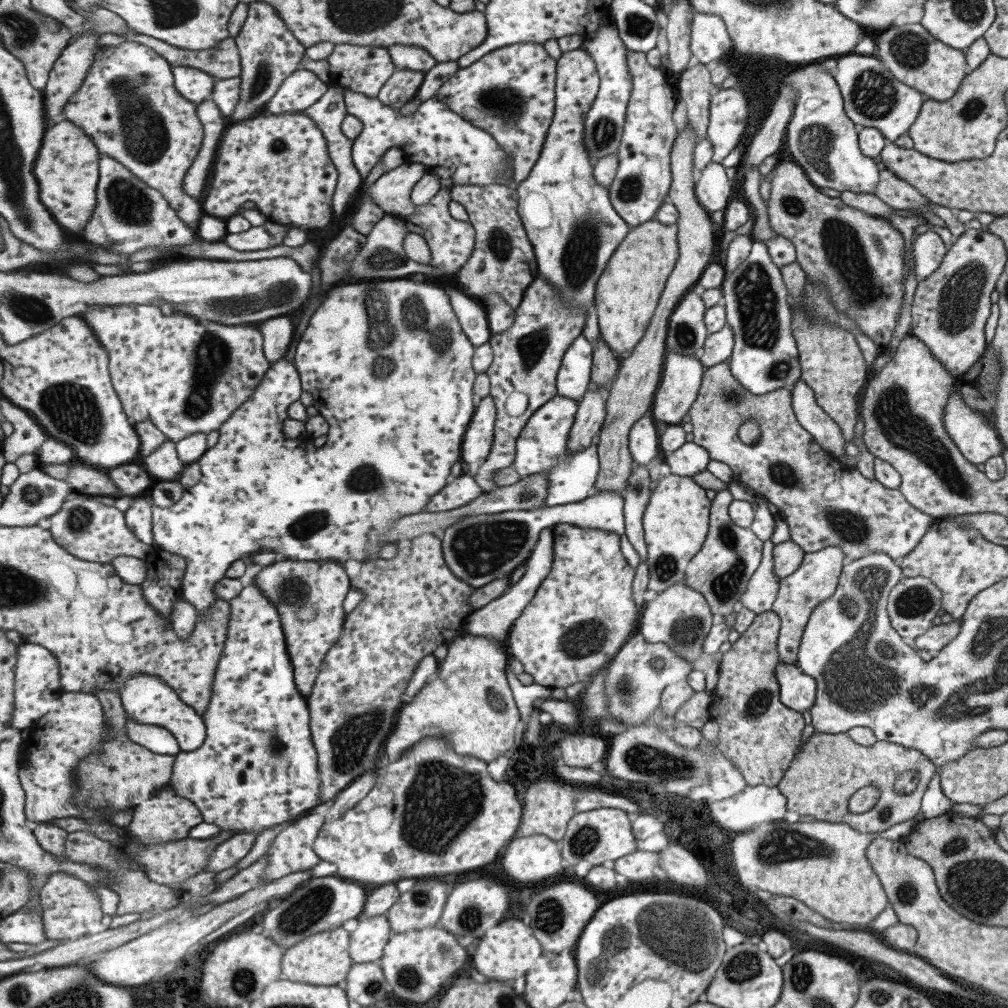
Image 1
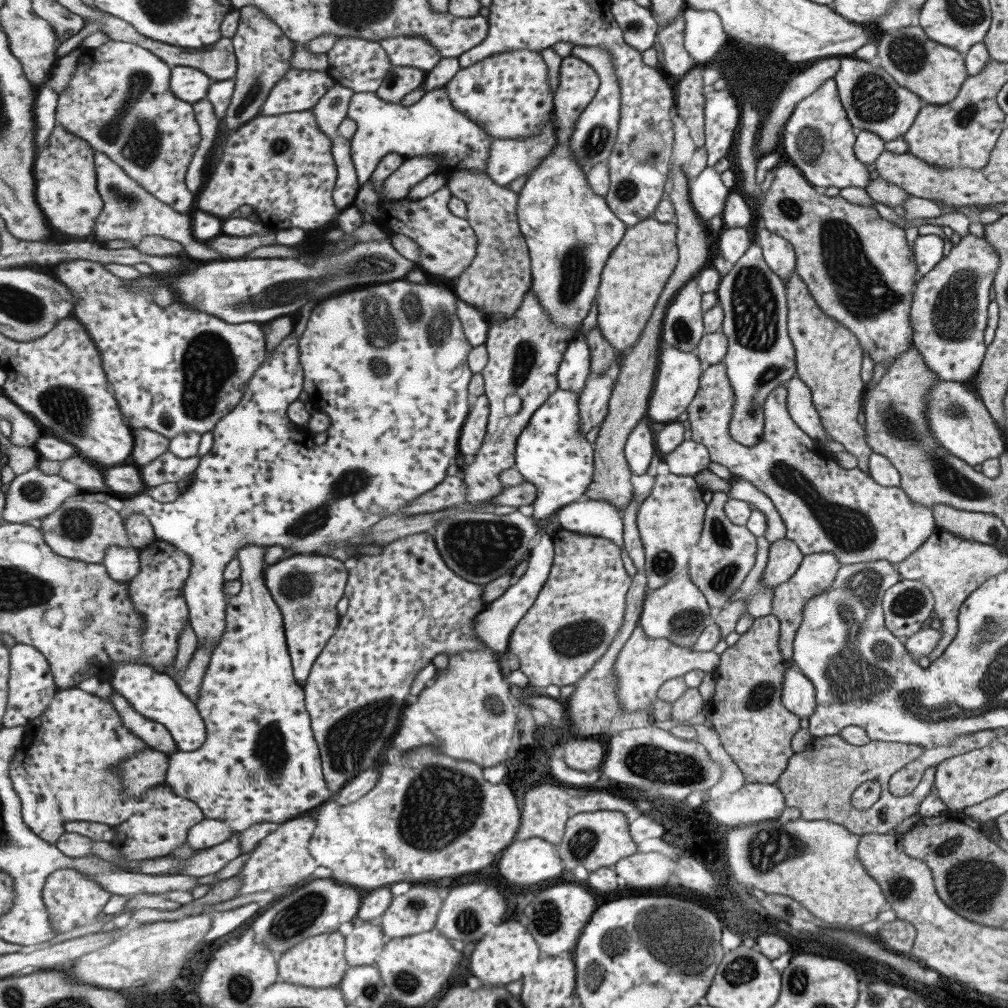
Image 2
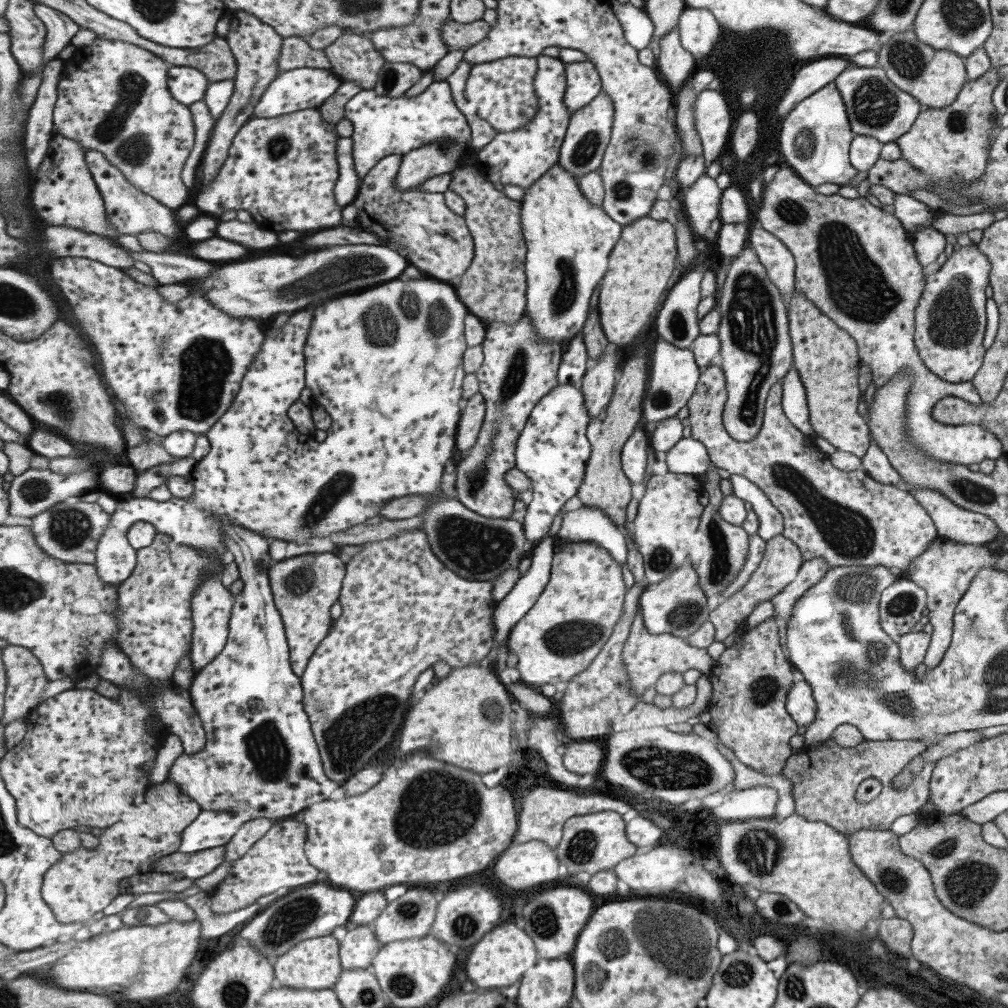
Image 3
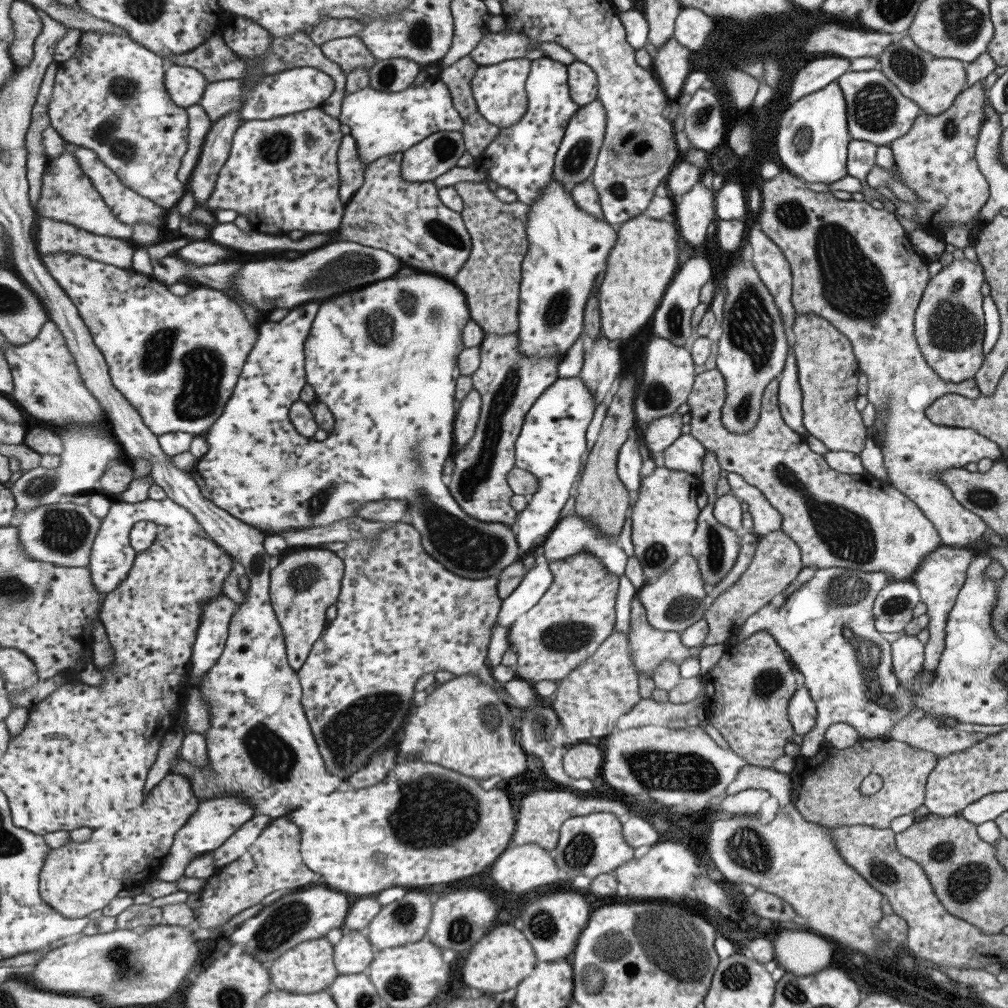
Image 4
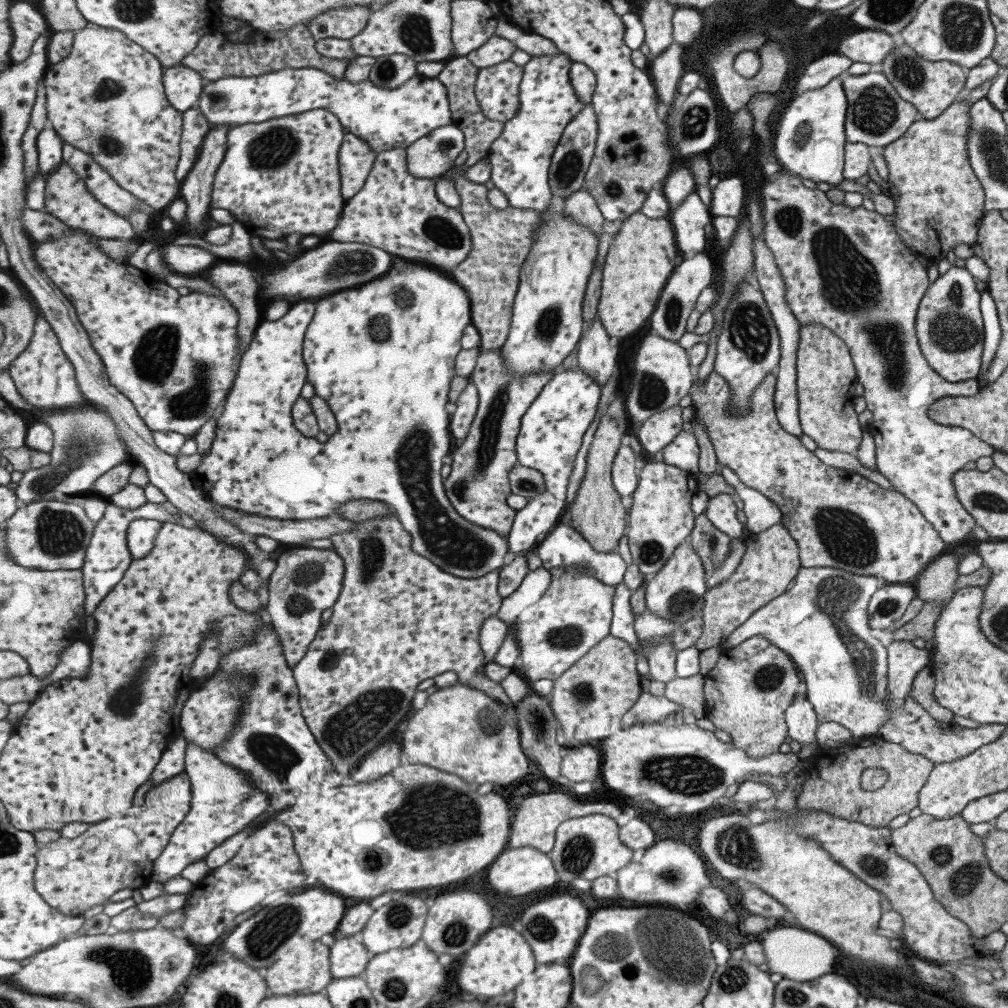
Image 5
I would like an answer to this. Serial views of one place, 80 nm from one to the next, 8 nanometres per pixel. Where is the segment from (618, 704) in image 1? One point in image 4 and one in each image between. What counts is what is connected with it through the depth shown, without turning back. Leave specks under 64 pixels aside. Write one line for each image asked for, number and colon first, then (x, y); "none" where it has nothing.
2: (644, 664)
3: (647, 657)
4: (649, 646)

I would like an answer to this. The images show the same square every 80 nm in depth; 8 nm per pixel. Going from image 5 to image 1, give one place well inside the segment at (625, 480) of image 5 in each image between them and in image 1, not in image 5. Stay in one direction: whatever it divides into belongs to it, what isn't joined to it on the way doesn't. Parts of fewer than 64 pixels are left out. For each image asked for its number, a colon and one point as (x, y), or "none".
1: (644, 443)
2: (641, 446)
3: (634, 457)
4: (630, 462)

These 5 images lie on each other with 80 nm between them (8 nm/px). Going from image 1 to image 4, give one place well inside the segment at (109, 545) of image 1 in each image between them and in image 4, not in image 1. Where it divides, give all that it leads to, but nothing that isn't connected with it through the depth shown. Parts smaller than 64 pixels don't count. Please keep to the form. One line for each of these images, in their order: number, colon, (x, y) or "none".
2: (80, 530)
3: (71, 533)
4: (63, 534)

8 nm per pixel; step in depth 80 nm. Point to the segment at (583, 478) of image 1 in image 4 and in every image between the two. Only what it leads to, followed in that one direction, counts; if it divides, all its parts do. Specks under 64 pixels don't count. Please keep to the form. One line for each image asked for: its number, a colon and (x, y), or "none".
2: (552, 452)
3: (554, 451)
4: (553, 440)

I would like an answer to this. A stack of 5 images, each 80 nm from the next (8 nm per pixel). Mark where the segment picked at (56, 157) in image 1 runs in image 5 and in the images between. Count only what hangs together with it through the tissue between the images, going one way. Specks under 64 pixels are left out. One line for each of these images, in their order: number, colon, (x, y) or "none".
2: (67, 190)
3: (65, 193)
4: (68, 195)
5: (68, 197)

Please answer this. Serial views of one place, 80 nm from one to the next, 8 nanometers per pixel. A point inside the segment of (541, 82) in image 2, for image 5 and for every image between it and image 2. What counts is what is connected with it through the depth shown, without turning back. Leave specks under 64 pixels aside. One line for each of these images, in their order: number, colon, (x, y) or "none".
3: (505, 92)
4: (500, 91)
5: (498, 91)

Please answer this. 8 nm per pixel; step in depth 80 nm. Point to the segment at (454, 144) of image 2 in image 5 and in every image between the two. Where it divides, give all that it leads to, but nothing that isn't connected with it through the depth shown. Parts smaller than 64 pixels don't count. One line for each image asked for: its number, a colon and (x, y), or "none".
3: (381, 126)
4: (383, 123)
5: (387, 119)

